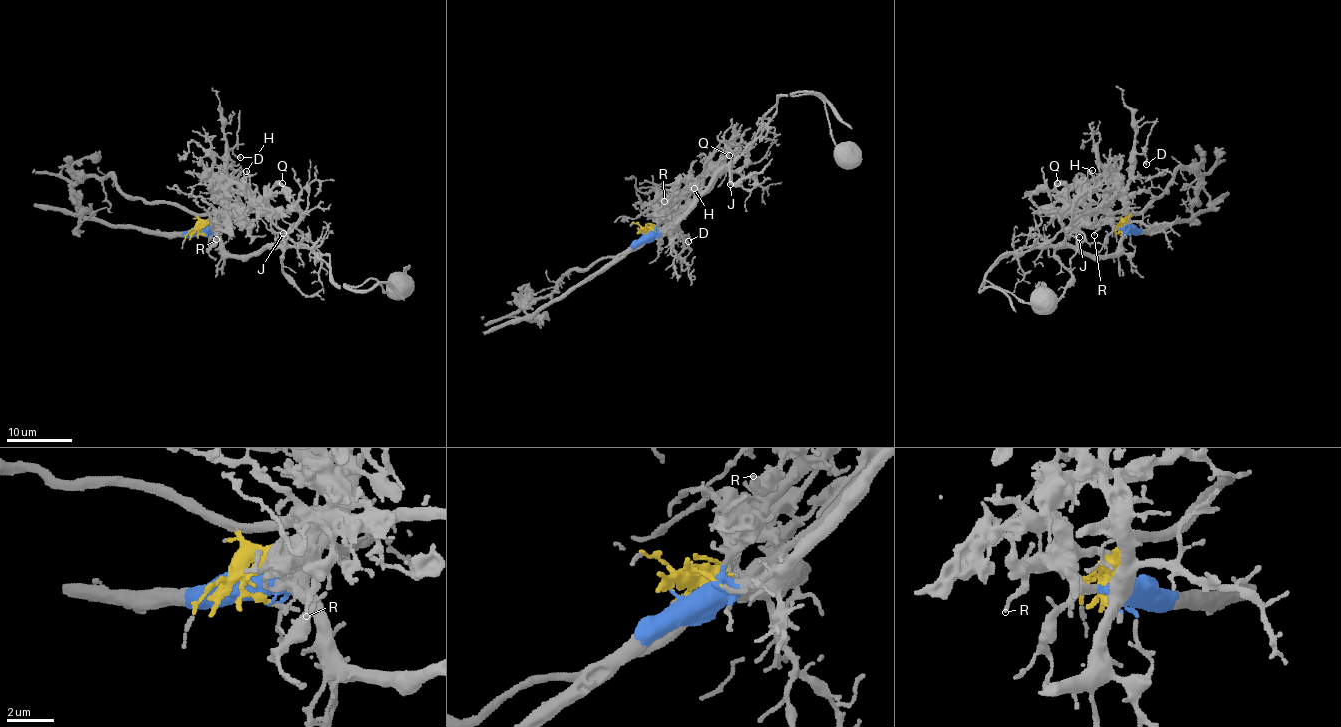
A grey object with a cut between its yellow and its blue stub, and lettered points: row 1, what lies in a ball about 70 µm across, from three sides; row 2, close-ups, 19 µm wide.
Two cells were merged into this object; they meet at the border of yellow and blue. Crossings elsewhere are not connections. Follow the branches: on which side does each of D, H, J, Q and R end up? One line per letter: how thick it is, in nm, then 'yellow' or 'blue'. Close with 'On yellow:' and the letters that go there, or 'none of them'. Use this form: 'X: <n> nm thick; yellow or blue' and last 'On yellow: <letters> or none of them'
D: 160 nm thick; blue
H: 240 nm thick; yellow
J: 110 nm thick; blue
Q: 400 nm thick; yellow
R: 160 nm thick; yellow
On yellow: H, Q, R

